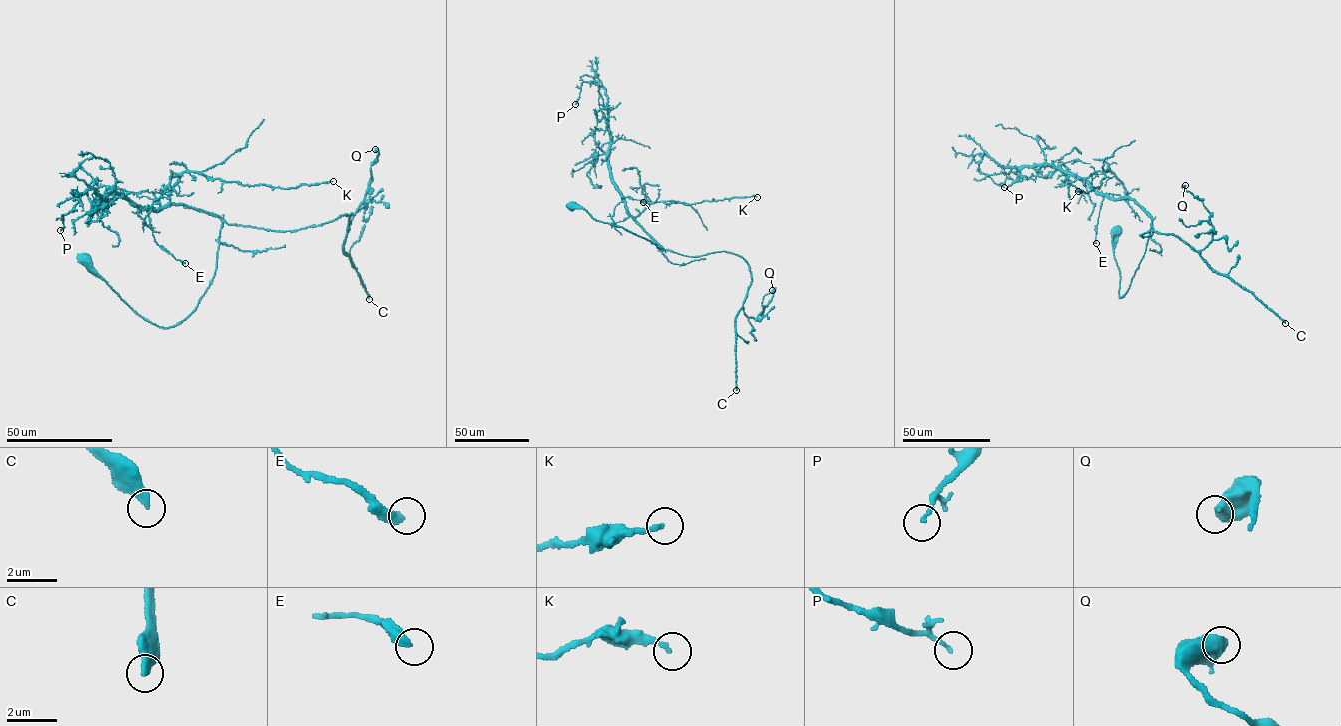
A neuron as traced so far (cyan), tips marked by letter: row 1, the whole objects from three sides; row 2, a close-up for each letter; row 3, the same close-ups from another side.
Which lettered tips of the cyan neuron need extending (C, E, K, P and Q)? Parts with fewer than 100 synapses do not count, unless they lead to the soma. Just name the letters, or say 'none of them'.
C

